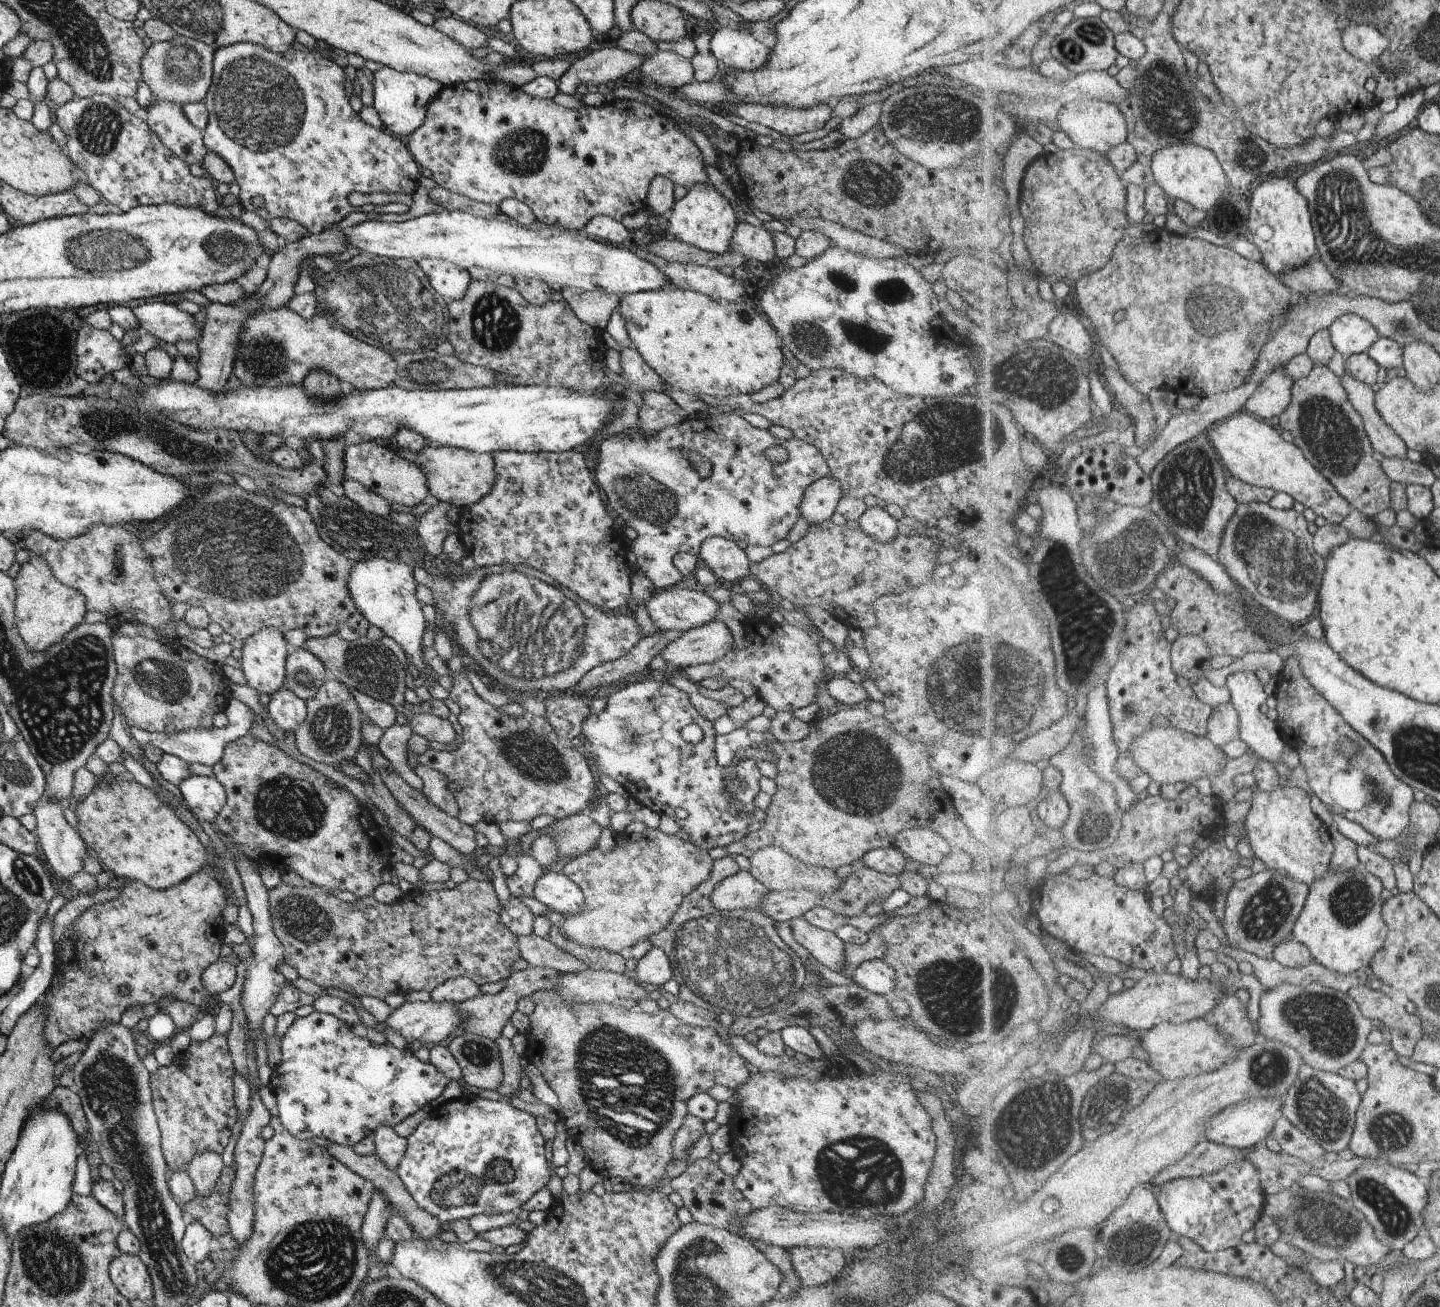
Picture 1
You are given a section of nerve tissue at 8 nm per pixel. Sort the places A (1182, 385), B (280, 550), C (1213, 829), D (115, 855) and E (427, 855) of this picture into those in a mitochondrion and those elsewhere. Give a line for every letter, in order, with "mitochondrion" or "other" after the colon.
A: other
B: mitochondrion
C: other
D: other
E: other

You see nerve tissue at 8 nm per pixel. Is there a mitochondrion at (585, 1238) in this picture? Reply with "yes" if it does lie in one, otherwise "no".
no

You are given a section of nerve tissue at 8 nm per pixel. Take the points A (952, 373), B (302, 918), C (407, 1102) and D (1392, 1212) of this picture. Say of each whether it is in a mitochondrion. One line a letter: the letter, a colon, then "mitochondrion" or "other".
A: other
B: mitochondrion
C: other
D: mitochondrion

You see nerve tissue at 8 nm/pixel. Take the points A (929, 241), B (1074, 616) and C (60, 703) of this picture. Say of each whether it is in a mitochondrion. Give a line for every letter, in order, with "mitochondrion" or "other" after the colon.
A: other
B: mitochondrion
C: mitochondrion

